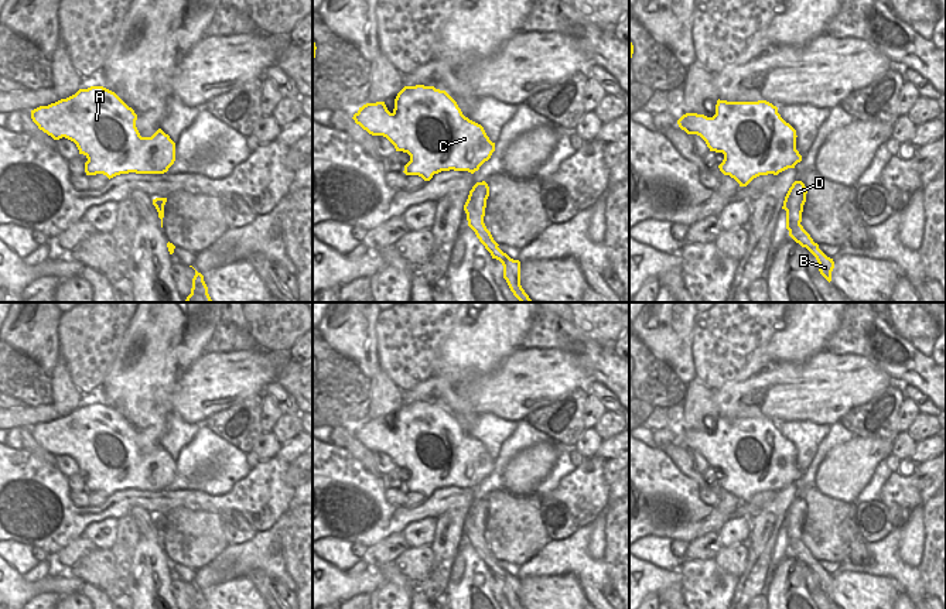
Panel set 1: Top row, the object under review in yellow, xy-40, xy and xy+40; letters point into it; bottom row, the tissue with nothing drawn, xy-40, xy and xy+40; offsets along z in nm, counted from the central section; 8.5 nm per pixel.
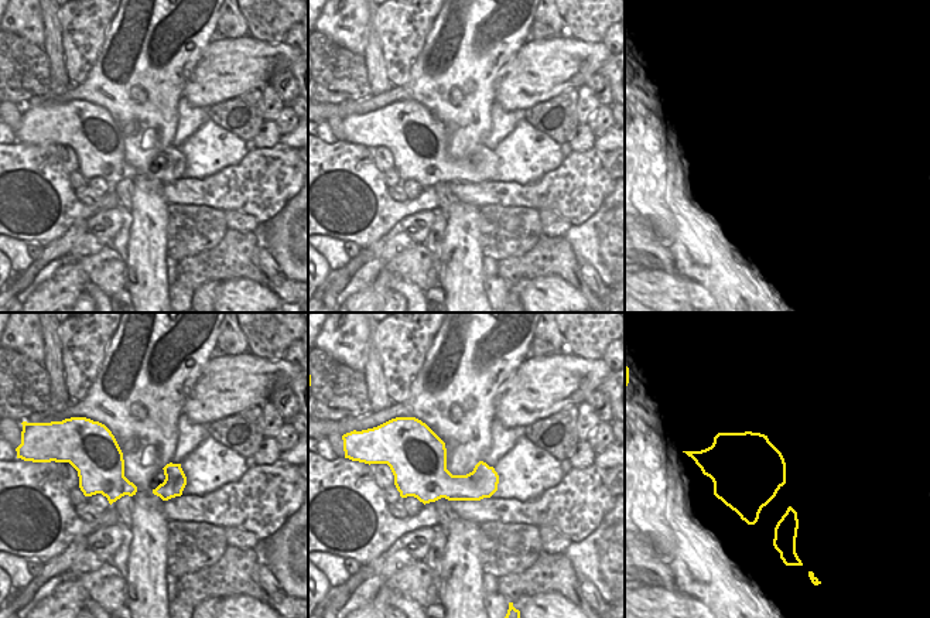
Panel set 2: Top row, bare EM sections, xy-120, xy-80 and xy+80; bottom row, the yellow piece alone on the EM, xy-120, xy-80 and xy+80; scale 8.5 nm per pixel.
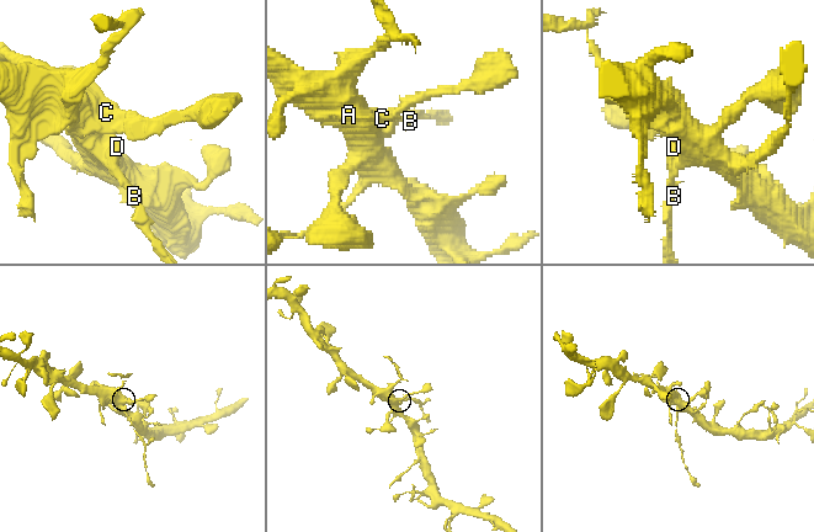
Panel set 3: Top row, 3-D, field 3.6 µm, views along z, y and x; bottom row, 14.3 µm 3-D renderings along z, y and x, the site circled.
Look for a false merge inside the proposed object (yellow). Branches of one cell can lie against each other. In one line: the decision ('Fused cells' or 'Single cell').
Fused cells.

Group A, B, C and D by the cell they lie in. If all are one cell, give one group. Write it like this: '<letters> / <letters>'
A C D / B

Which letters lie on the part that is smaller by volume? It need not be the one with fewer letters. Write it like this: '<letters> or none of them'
B

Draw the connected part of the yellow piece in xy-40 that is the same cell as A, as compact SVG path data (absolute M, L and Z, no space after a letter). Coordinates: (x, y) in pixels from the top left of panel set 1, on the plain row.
M90 403L79 406L75 411L61 415L48 422L40 422L31 427L31 435L40 447L51 452L54 456L62 454L74 458L88 478L85 479L86 492L103 490L109 496L120 490L164 490L175 478L175 459L158 445L151 454L141 454L136 437L137 431L129 424L115 408L103 403Z

